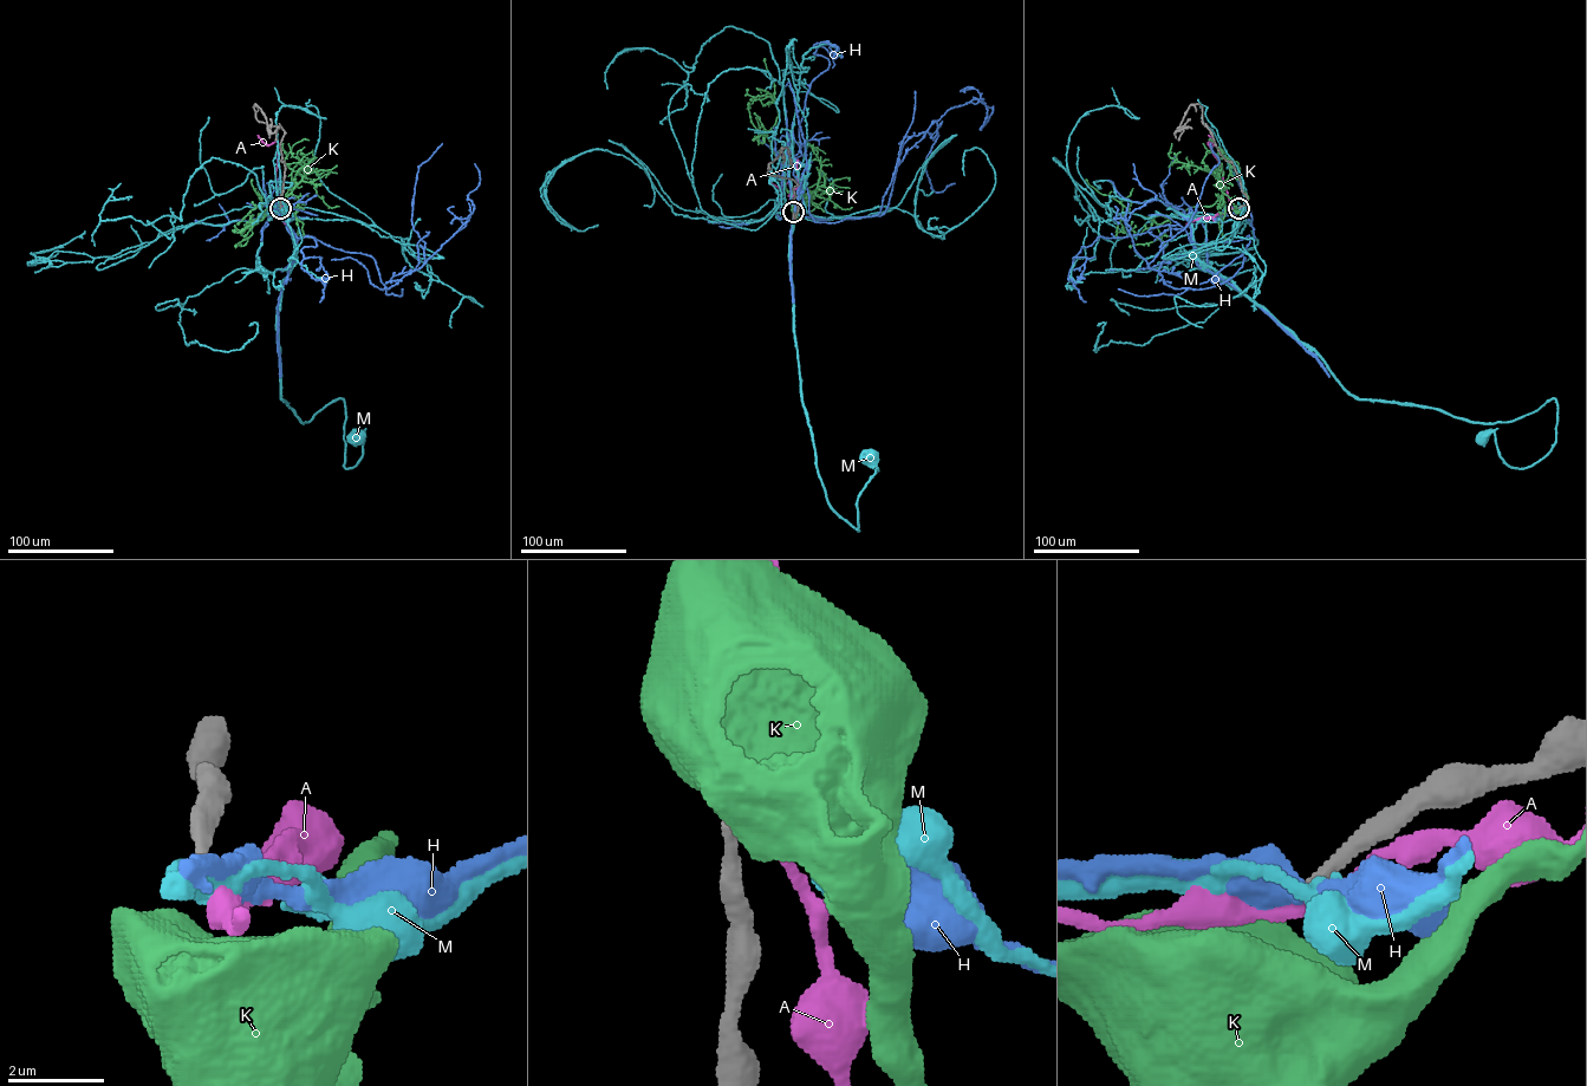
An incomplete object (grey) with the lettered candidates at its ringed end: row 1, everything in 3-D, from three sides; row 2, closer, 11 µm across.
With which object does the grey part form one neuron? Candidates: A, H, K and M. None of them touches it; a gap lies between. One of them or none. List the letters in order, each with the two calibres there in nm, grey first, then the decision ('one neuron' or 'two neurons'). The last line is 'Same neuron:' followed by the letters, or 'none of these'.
A: 300 nm thick on the grey side, 280 nm on the other; two neurons
H: 300 nm thick on the grey side, 550 nm on the other; two neurons
K: 300 nm thick on the grey side, 700 nm on the other; two neurons
M: 300 nm thick on the grey side, 340 nm on the other; one neuron
Same neuron: M

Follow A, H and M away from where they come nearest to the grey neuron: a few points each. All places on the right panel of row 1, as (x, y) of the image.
A: (1238, 208), (1230, 207), (1222, 170), (1208, 142), (1214, 144), (1208, 135)
H: (1238, 208), (1175, 210), (1201, 245), (1249, 235), (1207, 281), (1149, 266), (1191, 220), (1218, 163), (1210, 143)
M: (1238, 208), (1175, 210), (1195, 255), (1351, 394), (1487, 423), (1556, 400), (1555, 442), (1530, 466), (1482, 437)

